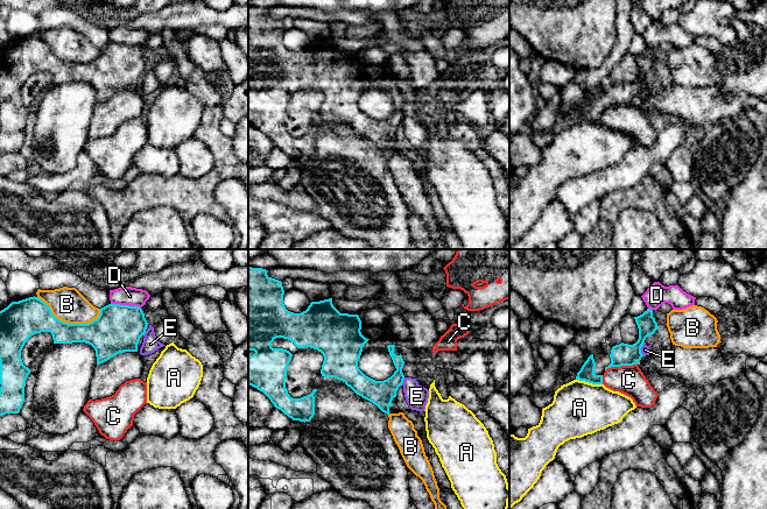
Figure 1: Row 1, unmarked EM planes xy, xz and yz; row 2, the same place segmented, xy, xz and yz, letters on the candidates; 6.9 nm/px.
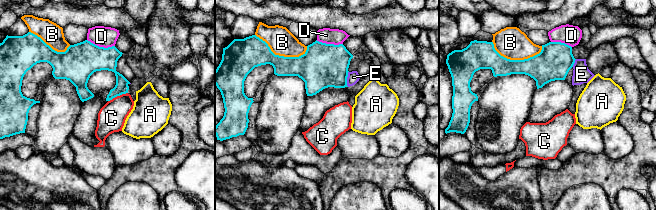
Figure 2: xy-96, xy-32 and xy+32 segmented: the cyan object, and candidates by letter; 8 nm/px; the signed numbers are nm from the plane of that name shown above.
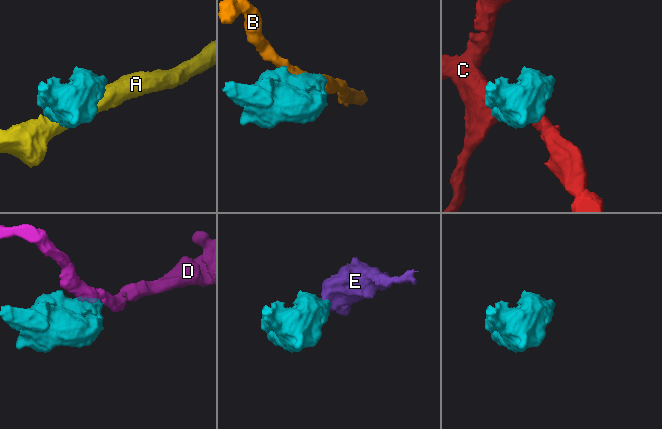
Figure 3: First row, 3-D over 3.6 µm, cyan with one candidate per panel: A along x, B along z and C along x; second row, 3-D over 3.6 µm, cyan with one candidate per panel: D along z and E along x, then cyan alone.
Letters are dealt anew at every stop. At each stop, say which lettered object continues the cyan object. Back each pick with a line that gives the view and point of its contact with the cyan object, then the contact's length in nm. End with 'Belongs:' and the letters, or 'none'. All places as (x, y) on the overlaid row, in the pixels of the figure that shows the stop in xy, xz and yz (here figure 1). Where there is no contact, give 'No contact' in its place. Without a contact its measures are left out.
Belongs: none

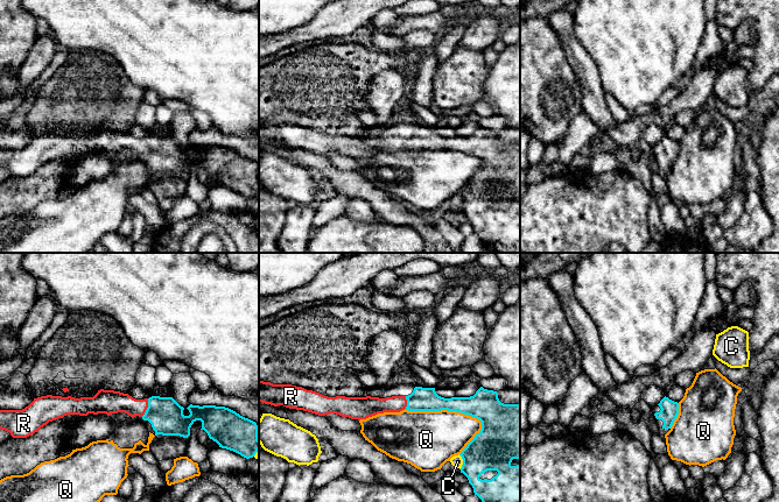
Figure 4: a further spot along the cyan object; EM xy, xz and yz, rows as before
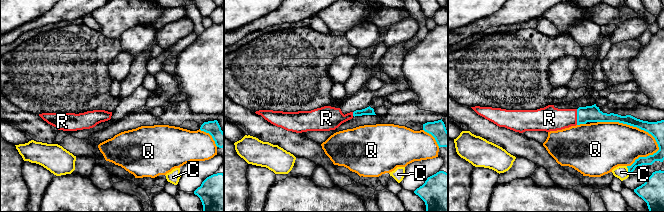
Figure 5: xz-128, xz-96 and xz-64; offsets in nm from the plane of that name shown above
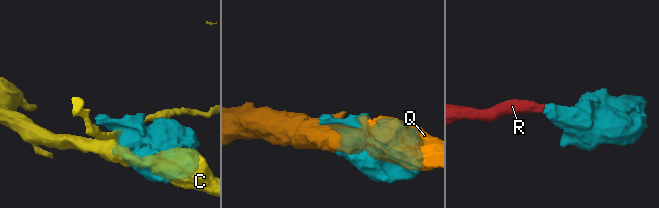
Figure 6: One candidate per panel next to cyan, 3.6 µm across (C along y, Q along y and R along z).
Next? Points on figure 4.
R: Touches cyan at xy (147, 408). Shared border 140 nm
Belongs: R

